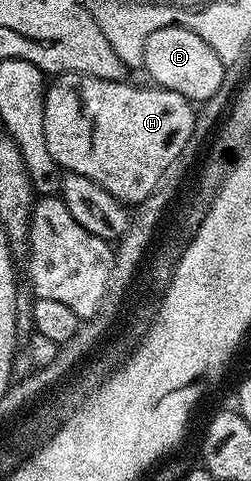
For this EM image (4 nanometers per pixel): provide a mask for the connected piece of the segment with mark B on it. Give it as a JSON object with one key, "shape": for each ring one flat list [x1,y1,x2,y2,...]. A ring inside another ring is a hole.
{"shape":[[178,24,156,29,148,37,142,50,142,64,155,86,180,93,193,103,203,103,212,97,220,89,226,72,225,63,216,56,216,51,198,33]]}

